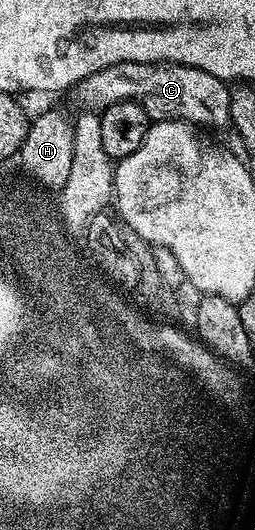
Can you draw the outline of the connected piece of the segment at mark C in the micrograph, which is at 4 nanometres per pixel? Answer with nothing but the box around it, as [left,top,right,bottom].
[73,62,231,128]

